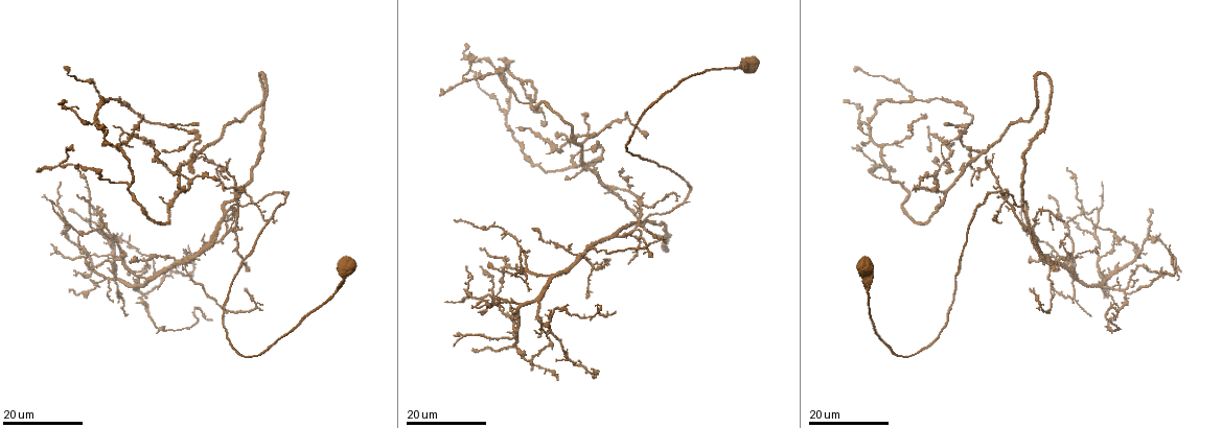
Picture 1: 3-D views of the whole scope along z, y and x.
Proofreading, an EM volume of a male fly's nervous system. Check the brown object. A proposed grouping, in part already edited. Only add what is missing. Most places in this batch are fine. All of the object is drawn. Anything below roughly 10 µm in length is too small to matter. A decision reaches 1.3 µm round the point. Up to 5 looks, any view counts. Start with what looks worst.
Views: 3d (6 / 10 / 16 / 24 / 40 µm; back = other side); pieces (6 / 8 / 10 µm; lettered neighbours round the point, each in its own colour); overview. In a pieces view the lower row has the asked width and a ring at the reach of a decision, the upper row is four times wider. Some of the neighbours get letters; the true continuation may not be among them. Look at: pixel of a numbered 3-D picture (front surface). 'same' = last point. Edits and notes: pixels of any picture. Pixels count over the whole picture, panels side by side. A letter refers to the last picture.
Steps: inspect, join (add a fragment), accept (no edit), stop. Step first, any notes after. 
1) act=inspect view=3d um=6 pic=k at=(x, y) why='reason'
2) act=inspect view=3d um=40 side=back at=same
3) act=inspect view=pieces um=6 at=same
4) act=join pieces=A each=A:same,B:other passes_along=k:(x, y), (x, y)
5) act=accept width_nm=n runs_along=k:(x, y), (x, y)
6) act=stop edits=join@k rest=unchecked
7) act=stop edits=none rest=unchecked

act=inspect view=3d um=24 pic=1 at=(532, 371) why='long arm stops here'

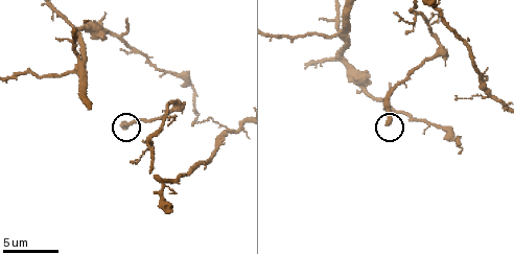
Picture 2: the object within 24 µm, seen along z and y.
act=inspect view=pieces um=10 pic=2 at=(386, 122)

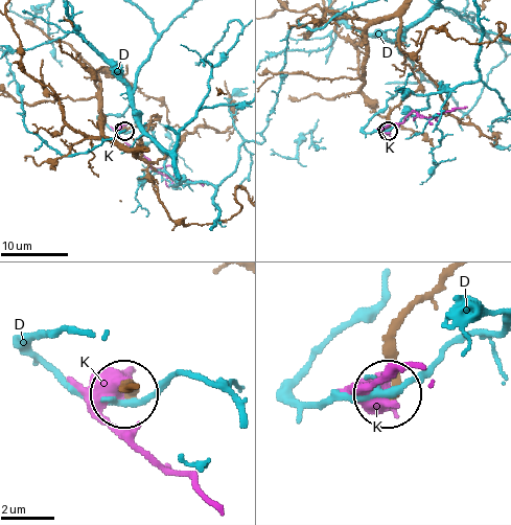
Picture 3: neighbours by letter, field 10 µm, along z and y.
act=accept width_nm=290 each=D:other,K:other runs_along=3:(441, 280), (398, 327), (389, 392) found='none of them fits'

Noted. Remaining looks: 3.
act=inspect view=3d um=24 pic=1 at=(65, 148) why='end of a long branch'

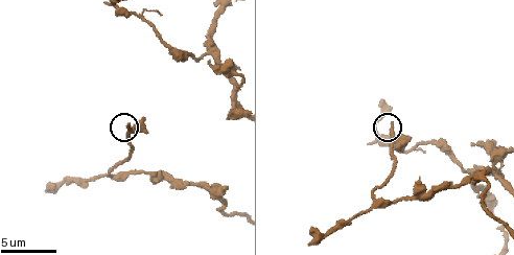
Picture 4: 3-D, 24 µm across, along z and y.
act=inspect view=pieces um=8 pic=4 at=(391, 125)

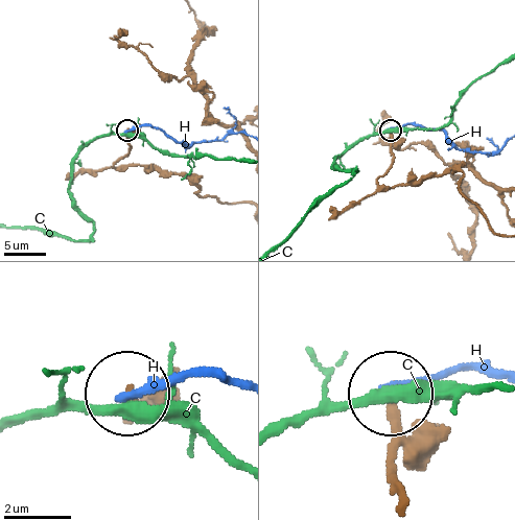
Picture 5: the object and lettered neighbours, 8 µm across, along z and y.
act=accept each=C:other,H:other runs_along=5:(402, 493), (393, 395) found='none of them fits'

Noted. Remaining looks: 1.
act=stop edits=none rest=unchecked

